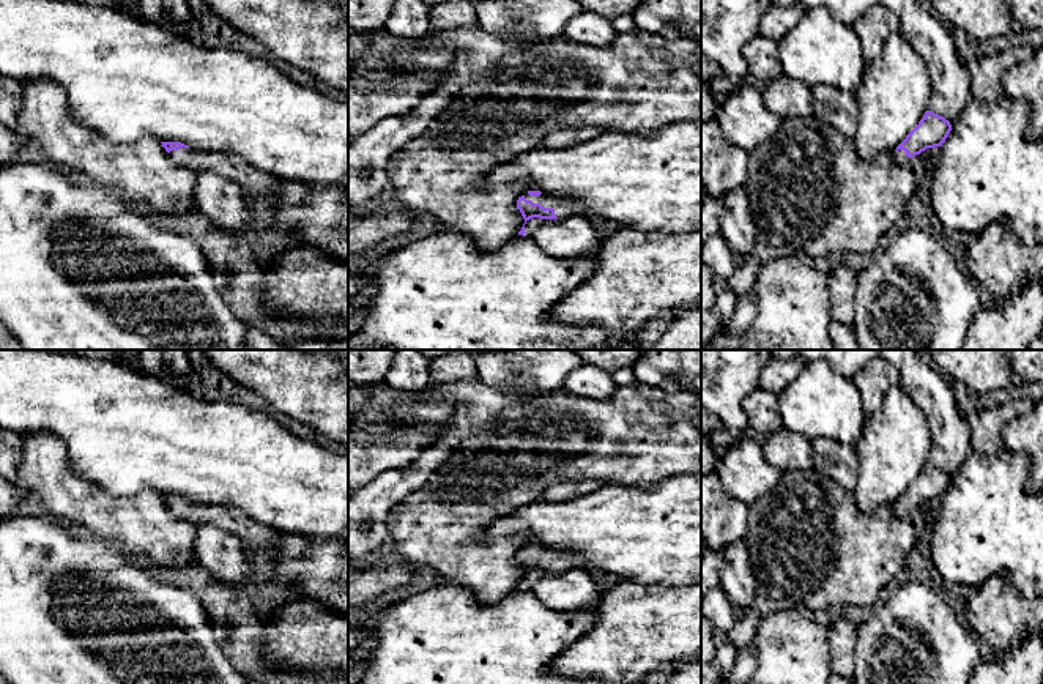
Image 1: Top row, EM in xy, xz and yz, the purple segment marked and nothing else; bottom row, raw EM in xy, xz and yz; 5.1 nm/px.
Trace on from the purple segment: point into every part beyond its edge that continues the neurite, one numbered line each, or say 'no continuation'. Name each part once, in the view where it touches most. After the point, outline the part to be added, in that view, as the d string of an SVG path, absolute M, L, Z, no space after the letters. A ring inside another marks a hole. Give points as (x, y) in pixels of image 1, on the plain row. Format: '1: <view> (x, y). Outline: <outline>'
1: xz (561, 561). Outline: M528 544L523 547L526 553L533 556L540 556L545 561L553 561L558 572L581 566L581 561L575 555L555 553L547 547L529 548Z

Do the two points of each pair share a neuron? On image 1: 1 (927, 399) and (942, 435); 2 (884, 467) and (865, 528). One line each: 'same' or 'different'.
1: same
2: different

